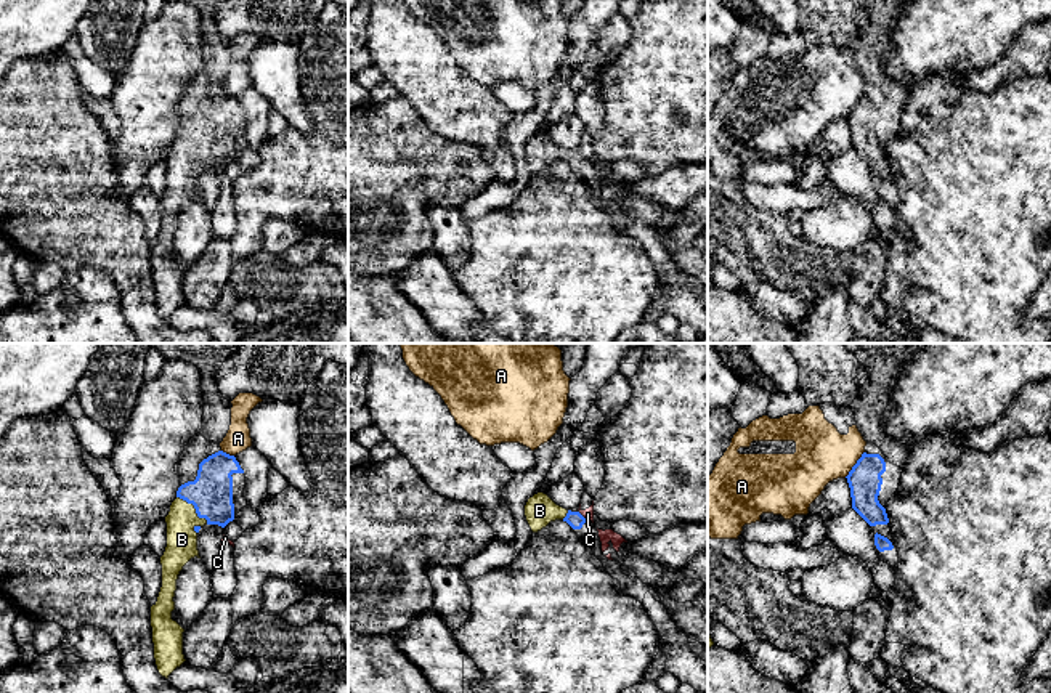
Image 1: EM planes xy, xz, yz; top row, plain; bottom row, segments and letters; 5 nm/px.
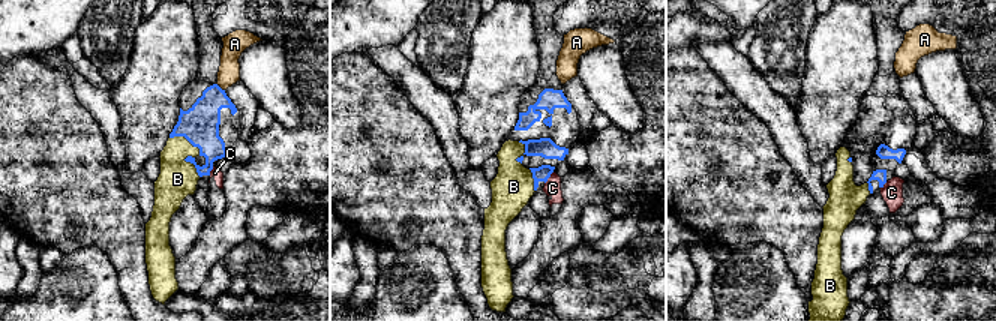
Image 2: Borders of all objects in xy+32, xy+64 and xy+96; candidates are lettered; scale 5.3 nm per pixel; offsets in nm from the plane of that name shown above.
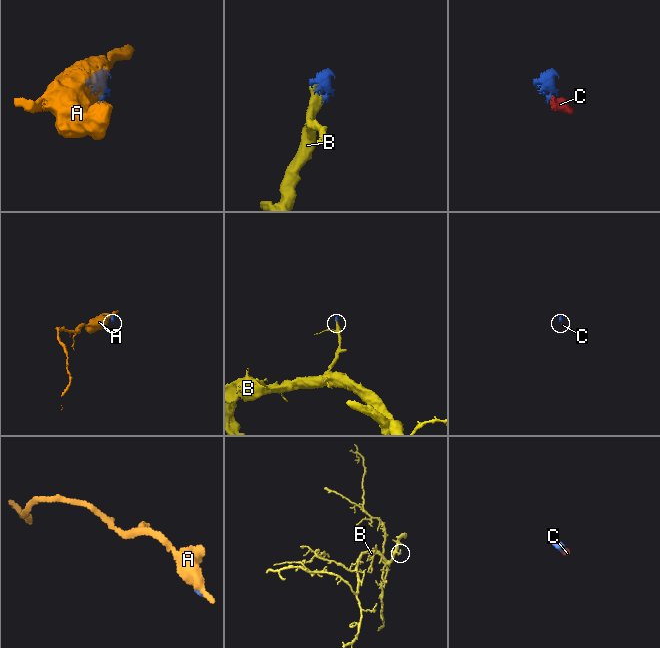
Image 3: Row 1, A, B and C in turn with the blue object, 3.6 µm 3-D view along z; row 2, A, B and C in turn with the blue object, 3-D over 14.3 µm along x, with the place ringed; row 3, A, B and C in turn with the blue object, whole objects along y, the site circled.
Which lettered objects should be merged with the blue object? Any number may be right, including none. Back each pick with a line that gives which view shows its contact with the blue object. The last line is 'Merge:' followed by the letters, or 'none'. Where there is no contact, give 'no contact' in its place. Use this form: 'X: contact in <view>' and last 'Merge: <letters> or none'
B: contact in xy
Merge: B

